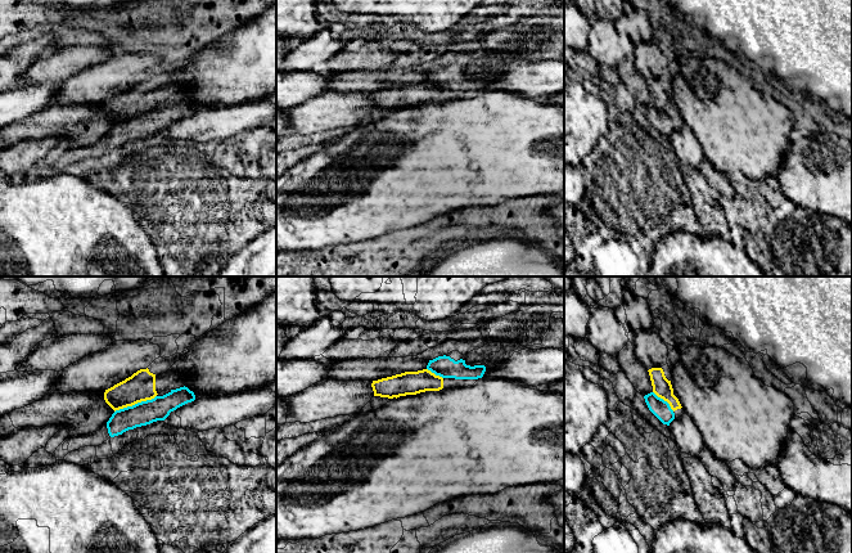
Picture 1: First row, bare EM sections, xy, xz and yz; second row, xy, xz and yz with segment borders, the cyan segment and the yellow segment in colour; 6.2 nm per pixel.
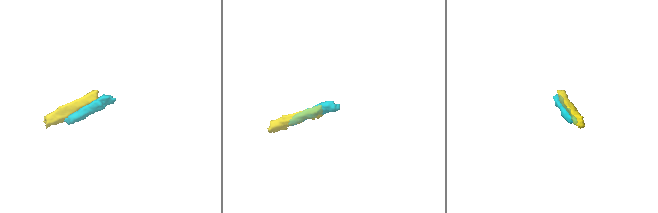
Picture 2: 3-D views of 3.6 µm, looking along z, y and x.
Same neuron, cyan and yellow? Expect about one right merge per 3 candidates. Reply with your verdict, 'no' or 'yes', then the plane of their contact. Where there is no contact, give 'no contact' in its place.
no | xy

